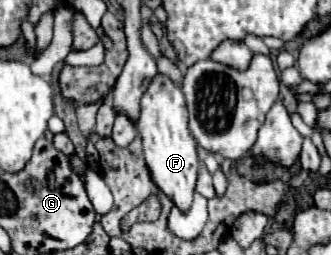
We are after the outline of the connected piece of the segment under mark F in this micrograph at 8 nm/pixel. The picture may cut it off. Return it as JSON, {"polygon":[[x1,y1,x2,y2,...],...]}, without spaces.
{"polygon":[[158,74,158,78,154,78,142,96,142,114,136,126,142,134,146,166,154,184,172,200,174,206,180,208,180,212,186,214,192,206,198,180,198,152,196,142,188,130,188,110,180,86,164,74]]}

